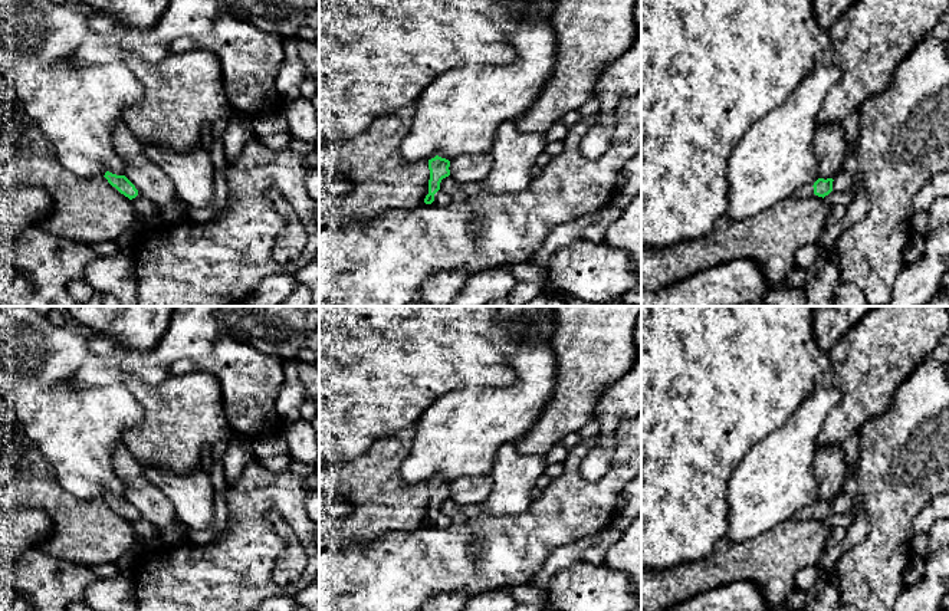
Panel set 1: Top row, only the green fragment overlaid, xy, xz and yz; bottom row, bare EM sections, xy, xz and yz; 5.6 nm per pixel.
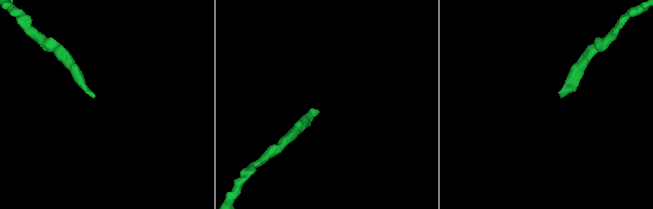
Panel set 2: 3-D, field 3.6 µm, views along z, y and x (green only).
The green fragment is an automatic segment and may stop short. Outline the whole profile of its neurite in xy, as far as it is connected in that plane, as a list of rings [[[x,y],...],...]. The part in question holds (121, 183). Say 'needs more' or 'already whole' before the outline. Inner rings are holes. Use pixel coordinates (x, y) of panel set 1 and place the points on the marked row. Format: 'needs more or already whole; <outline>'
already whole; [[[106,171],[104,177],[108,180],[108,183],[112,187],[115,187],[121,194],[124,194],[129,200],[138,196],[138,190],[125,175],[116,175],[116,174]]]

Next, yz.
needs more; [[[818,178],[812,187],[801,187],[798,188],[795,193],[794,193],[794,197],[797,198],[804,198],[804,197],[808,197],[808,196],[818,196],[818,197],[825,197],[828,196],[831,191],[833,191],[833,178]]]

